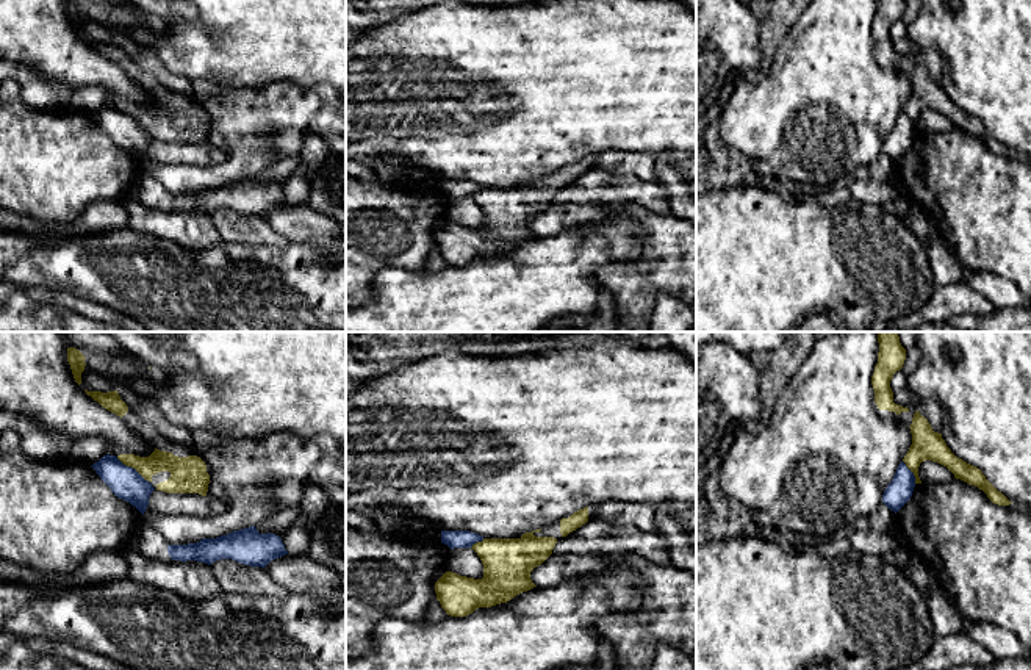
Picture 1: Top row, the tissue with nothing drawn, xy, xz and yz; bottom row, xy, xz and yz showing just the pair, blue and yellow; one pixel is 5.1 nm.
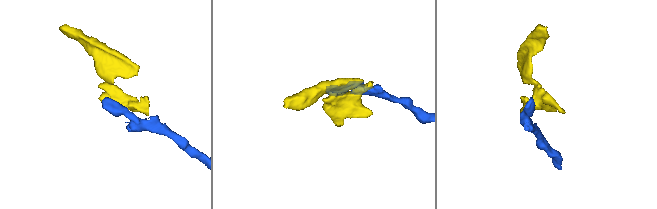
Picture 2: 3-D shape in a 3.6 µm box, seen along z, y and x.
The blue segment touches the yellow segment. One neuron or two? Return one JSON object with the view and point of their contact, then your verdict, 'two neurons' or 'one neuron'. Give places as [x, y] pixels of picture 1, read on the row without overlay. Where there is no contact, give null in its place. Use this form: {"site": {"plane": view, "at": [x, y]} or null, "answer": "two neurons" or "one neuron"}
{"site": {"plane": "xy", "at": [133, 118]}, "answer": "one neuron"}

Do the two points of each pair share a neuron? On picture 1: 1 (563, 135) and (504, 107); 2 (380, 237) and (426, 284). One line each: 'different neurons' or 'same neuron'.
1: same neuron
2: different neurons

